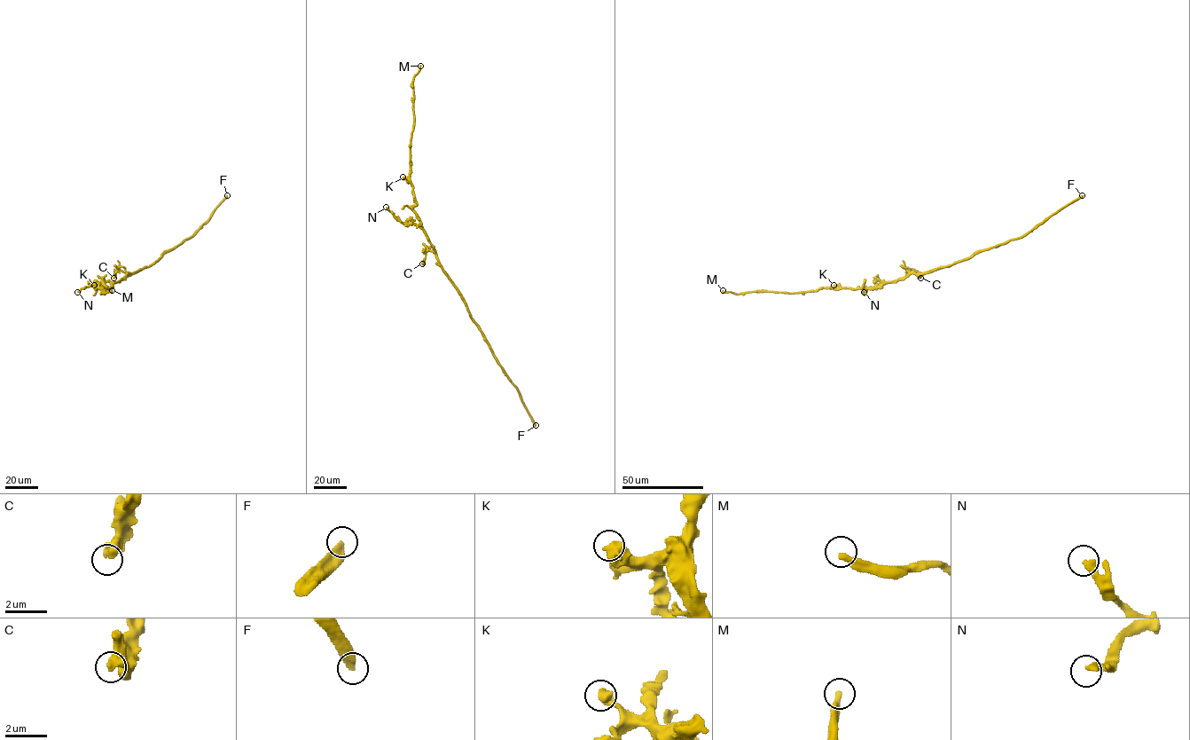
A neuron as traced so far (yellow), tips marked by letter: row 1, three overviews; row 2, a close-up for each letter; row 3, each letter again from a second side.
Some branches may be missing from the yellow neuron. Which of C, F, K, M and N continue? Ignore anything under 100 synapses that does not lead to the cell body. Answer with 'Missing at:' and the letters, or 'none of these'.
Missing at: M

